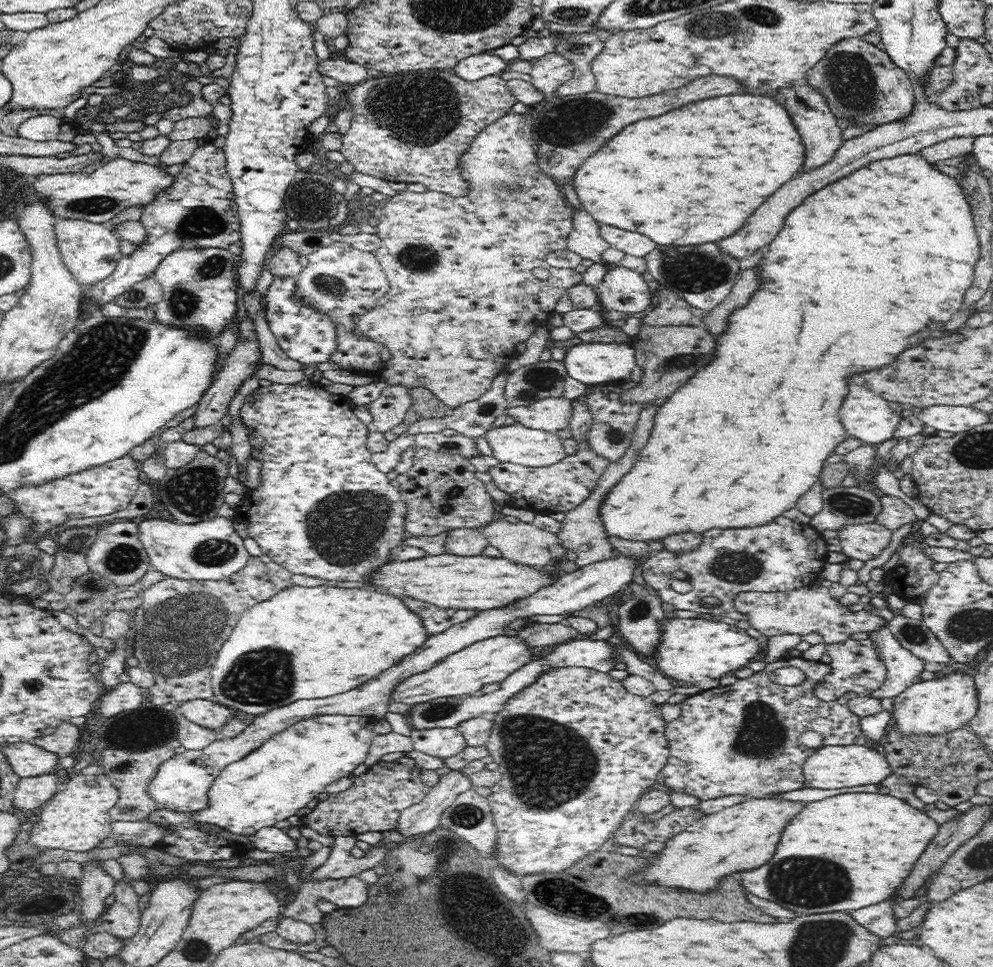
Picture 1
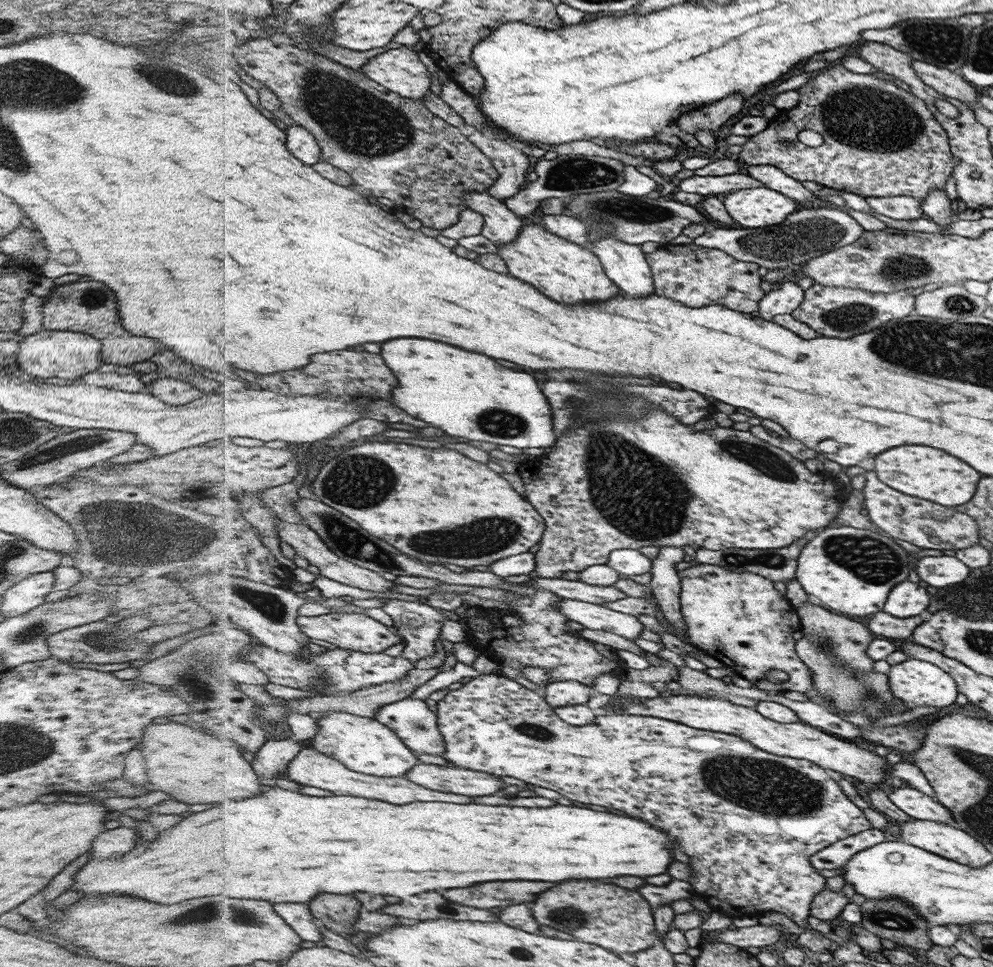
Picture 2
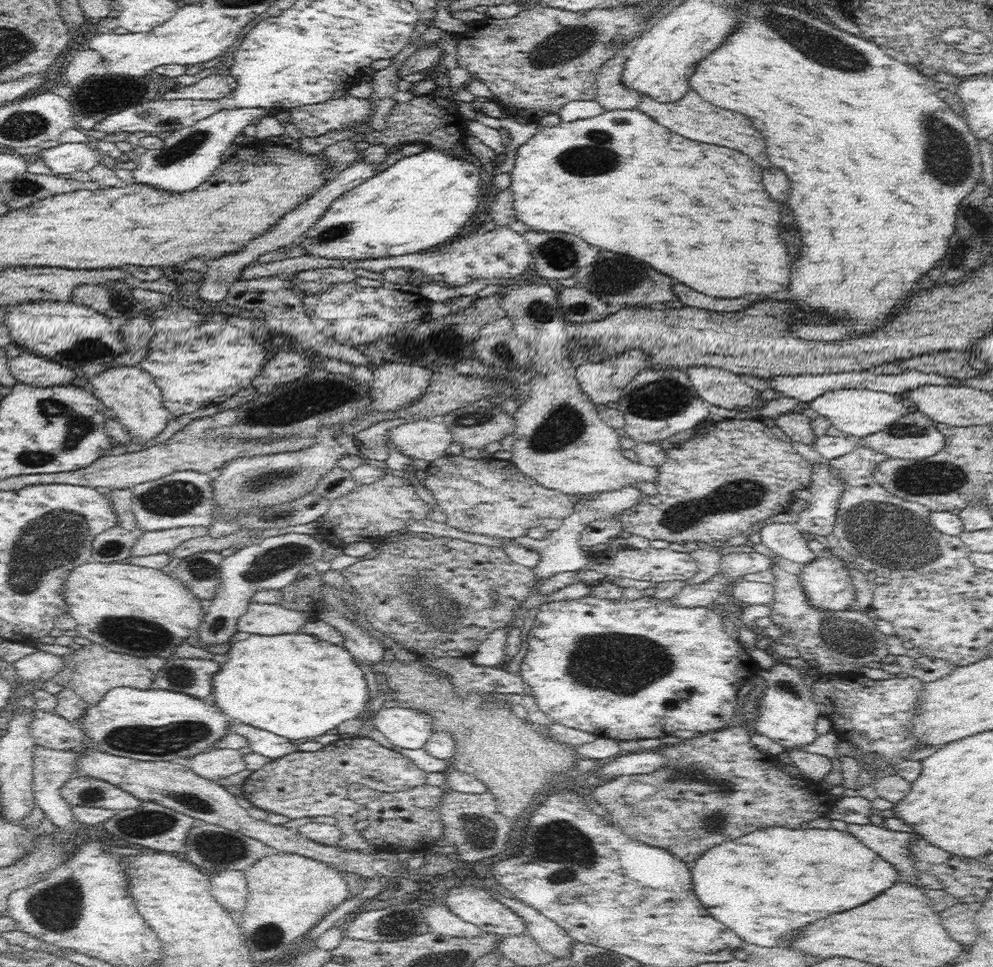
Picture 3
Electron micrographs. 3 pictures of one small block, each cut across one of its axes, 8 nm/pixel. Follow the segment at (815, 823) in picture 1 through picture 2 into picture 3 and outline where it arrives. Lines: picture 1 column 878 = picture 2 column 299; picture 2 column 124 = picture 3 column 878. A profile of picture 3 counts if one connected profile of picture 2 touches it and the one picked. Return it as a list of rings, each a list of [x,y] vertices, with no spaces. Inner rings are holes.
[[[780,826],[756,830],[742,838],[724,842],[710,848],[702,858],[690,865],[692,889],[716,920],[732,928],[742,940],[758,946],[776,947],[776,942],[792,940],[806,922],[826,918],[832,912],[844,912],[856,908],[882,890],[894,886],[899,880],[898,872],[886,859],[870,848],[862,846],[852,834],[840,830],[788,830]]]

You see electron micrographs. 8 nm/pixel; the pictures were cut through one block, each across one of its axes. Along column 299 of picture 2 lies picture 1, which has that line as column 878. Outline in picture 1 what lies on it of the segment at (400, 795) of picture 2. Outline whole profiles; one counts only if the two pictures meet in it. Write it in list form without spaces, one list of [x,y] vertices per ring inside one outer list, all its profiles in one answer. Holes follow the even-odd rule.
[[[822,745],[810,751],[803,764],[803,786],[806,788],[852,788],[865,784],[880,784],[890,775],[889,762],[865,745]]]

